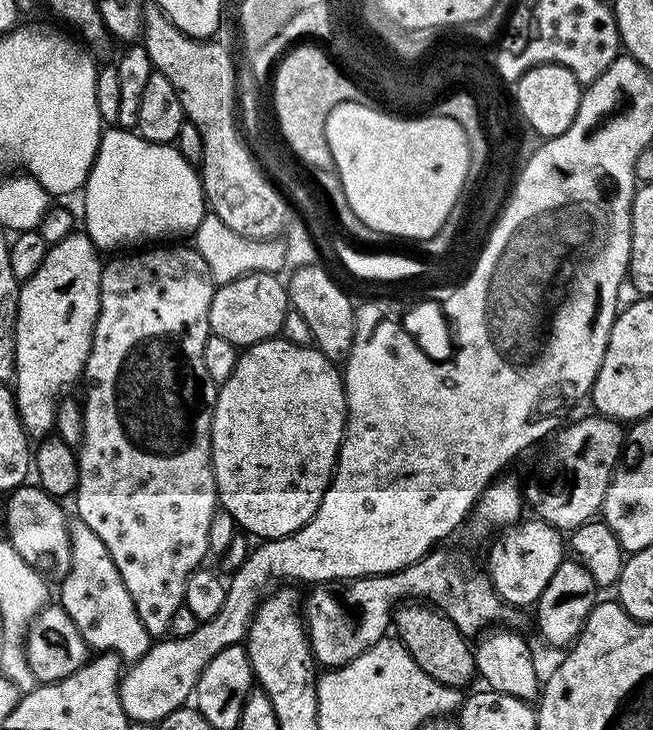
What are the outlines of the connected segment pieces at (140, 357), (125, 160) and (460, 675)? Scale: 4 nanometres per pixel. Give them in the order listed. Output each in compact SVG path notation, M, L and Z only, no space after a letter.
M148 246L143 250L132 250L127 254L116 254L112 261L105 263L100 269L100 312L96 315L96 324L92 327L92 345L88 350L88 360L84 363L82 373L83 379L88 379L88 393L82 399L82 435L78 445L77 462L77 484L74 493L76 500L75 515L82 522L86 522L86 526L90 526L90 530L94 530L94 534L98 534L98 538L102 538L103 545L106 550L110 550L110 558L114 558L114 566L118 566L118 574L122 574L122 582L126 582L126 590L130 590L130 598L134 602L134 610L138 612L138 618L142 618L142 626L146 626L149 637L164 638L169 635L168 627L170 626L170 618L174 616L174 610L178 610L184 603L184 591L186 590L186 582L191 572L196 571L205 563L204 556L209 555L208 550L208 534L210 530L210 518L213 513L218 510L218 497L216 494L216 479L214 478L214 470L212 469L212 405L213 397L208 396L208 388L210 389L210 381L206 374L206 366L202 366L202 346L206 342L206 338L210 335L208 330L208 311L210 310L210 302L212 301L212 293L214 291L214 281L206 262L200 257L200 253L195 247L188 248L164 248L168 246Z
M119 126L109 127L106 138L101 139L82 195L82 228L100 250L128 250L145 242L164 242L175 232L195 233L205 223L204 186L197 165L172 144L150 142Z
M424 602L401 603L394 612L394 632L414 662L418 662L430 678L461 690L467 689L472 679L477 679L476 654L469 637L462 635L453 620L439 608Z

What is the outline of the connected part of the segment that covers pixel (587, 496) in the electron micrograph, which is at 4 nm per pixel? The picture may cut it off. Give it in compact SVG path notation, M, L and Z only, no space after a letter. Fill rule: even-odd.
M591 415L573 424L565 423L553 431L547 443L539 449L540 457L528 476L528 485L525 483L522 488L527 507L529 504L539 519L561 530L573 530L597 519L604 507L612 473L616 471L622 456L625 425L609 416Z

